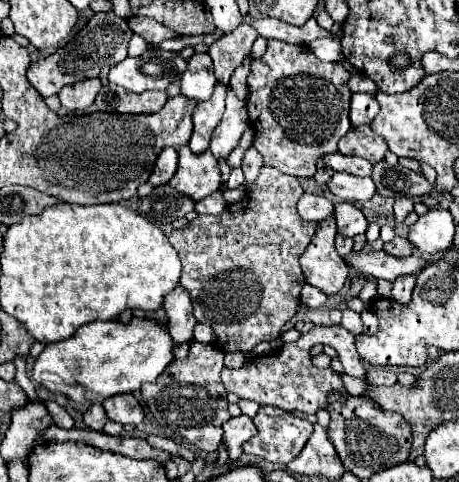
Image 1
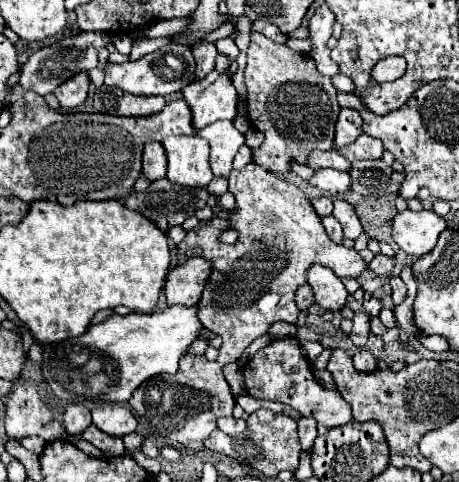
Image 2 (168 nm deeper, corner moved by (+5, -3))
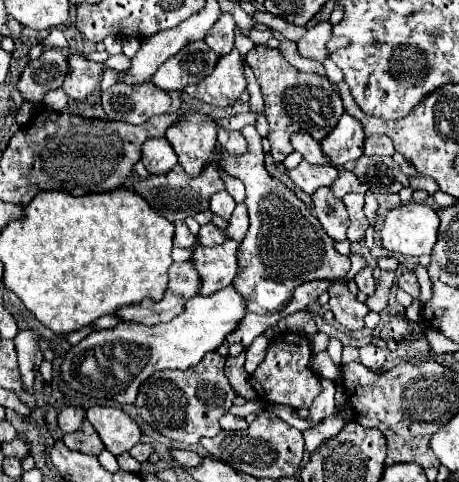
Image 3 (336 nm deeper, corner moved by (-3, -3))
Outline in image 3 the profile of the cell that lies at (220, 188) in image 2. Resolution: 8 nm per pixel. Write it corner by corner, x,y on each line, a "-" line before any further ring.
226,191
216,193
216,195
212,197
212,203
210,203
210,209
212,209
214,213
218,213
220,217
224,217
224,219
228,219
228,217
232,215
234,207
236,207
236,201
234,201

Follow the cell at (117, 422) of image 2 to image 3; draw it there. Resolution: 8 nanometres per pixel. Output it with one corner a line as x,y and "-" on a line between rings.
96,405
86,411
86,417
98,431
106,449
114,455
122,455
140,443
142,431
138,423
122,409

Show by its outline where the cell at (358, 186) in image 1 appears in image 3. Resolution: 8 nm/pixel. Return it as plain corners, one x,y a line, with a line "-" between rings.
302,161
296,169
290,169
288,175
302,191
312,195
320,187
330,187
332,181
336,181
338,169
332,165
310,165
308,161

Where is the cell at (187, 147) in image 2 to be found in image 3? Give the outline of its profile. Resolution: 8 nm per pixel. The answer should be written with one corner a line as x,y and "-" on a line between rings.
188,111
180,125
176,123
166,131
166,139
176,151
180,167
190,177
198,177
214,155
216,125
208,119
208,115

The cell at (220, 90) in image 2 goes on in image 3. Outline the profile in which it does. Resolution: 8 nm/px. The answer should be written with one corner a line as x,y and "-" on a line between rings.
234,49
232,53
218,59
216,69
198,85
188,85
184,91
210,107
230,109
246,89
244,63
240,53

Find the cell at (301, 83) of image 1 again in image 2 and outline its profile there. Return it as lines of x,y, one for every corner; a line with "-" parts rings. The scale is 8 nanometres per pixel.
252,31
250,33
250,47
246,51
248,65
244,71
246,87
248,87
248,121
252,127
264,133
264,143
260,149
254,149
254,161
266,171
284,175
290,171
290,161
296,159
298,163
306,163
308,151
316,147
318,141
322,141
322,149
332,149
332,133
336,125
336,117
340,113
340,107
336,105
336,89
330,81
330,77
324,77
316,71
310,57
298,51
288,49
286,45
278,45
264,37
262,33

